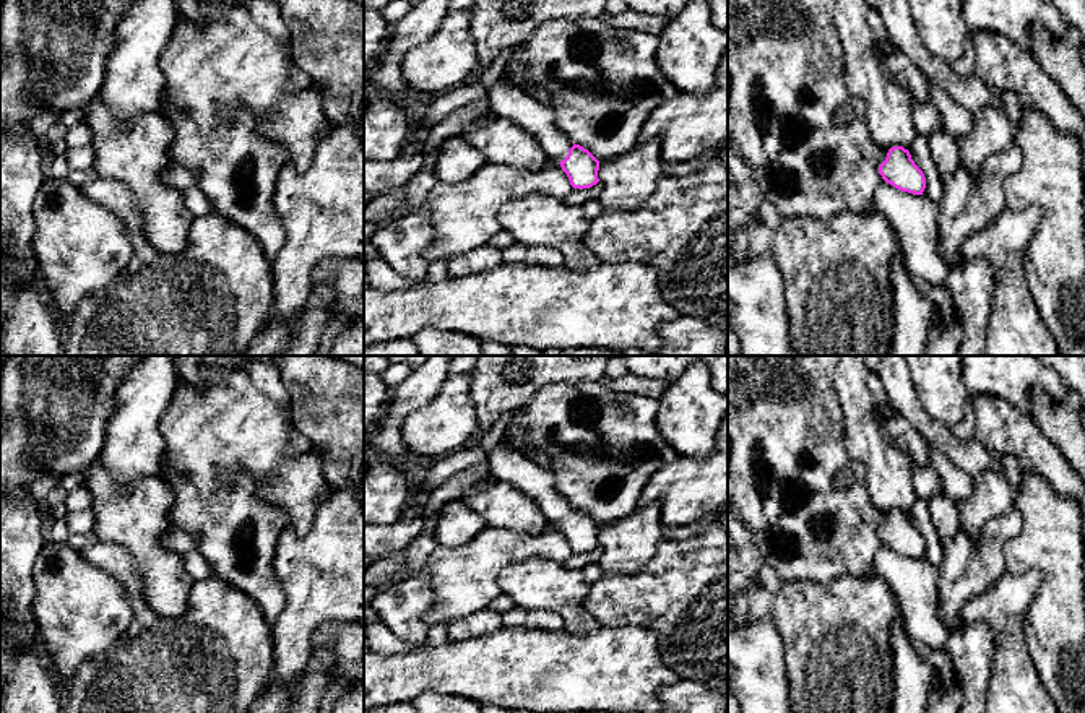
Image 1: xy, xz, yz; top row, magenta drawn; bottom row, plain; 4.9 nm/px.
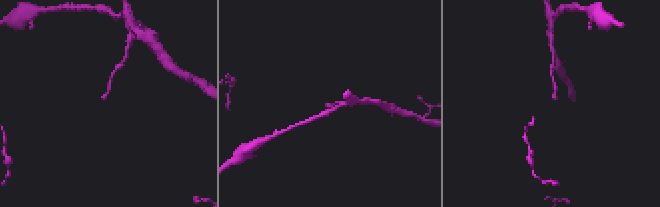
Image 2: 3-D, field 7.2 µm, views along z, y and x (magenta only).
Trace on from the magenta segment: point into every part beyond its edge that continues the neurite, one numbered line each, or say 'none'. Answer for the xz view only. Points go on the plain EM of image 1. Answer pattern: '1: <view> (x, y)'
1: xz (510, 466)

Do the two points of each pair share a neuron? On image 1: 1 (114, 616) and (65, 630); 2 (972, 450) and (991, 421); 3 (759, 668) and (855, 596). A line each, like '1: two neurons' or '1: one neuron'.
1: one neuron
2: two neurons
3: two neurons

